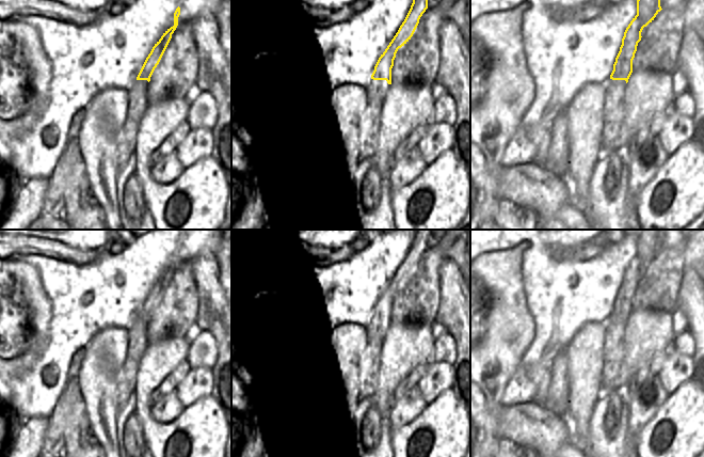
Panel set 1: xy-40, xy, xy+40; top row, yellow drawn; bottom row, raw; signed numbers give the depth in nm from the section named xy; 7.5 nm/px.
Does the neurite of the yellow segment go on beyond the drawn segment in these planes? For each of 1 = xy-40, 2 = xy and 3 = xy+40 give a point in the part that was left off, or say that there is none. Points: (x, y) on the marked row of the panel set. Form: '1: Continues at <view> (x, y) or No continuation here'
1: No continuation here
2: No continuation here
3: No continuation here.

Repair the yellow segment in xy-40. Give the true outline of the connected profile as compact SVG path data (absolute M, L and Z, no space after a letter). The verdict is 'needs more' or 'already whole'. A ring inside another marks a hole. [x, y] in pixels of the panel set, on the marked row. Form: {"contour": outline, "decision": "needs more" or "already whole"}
{"contour": "M178 6L174 13L174 26L167 29L161 38L155 44L153 47L150 53L146 58L138 77L137 80L147 80L148 82L150 81L150 77L159 64L171 38L172 34L176 30L178 26L178 17L180 15L180 7Z", "decision": "already whole"}

